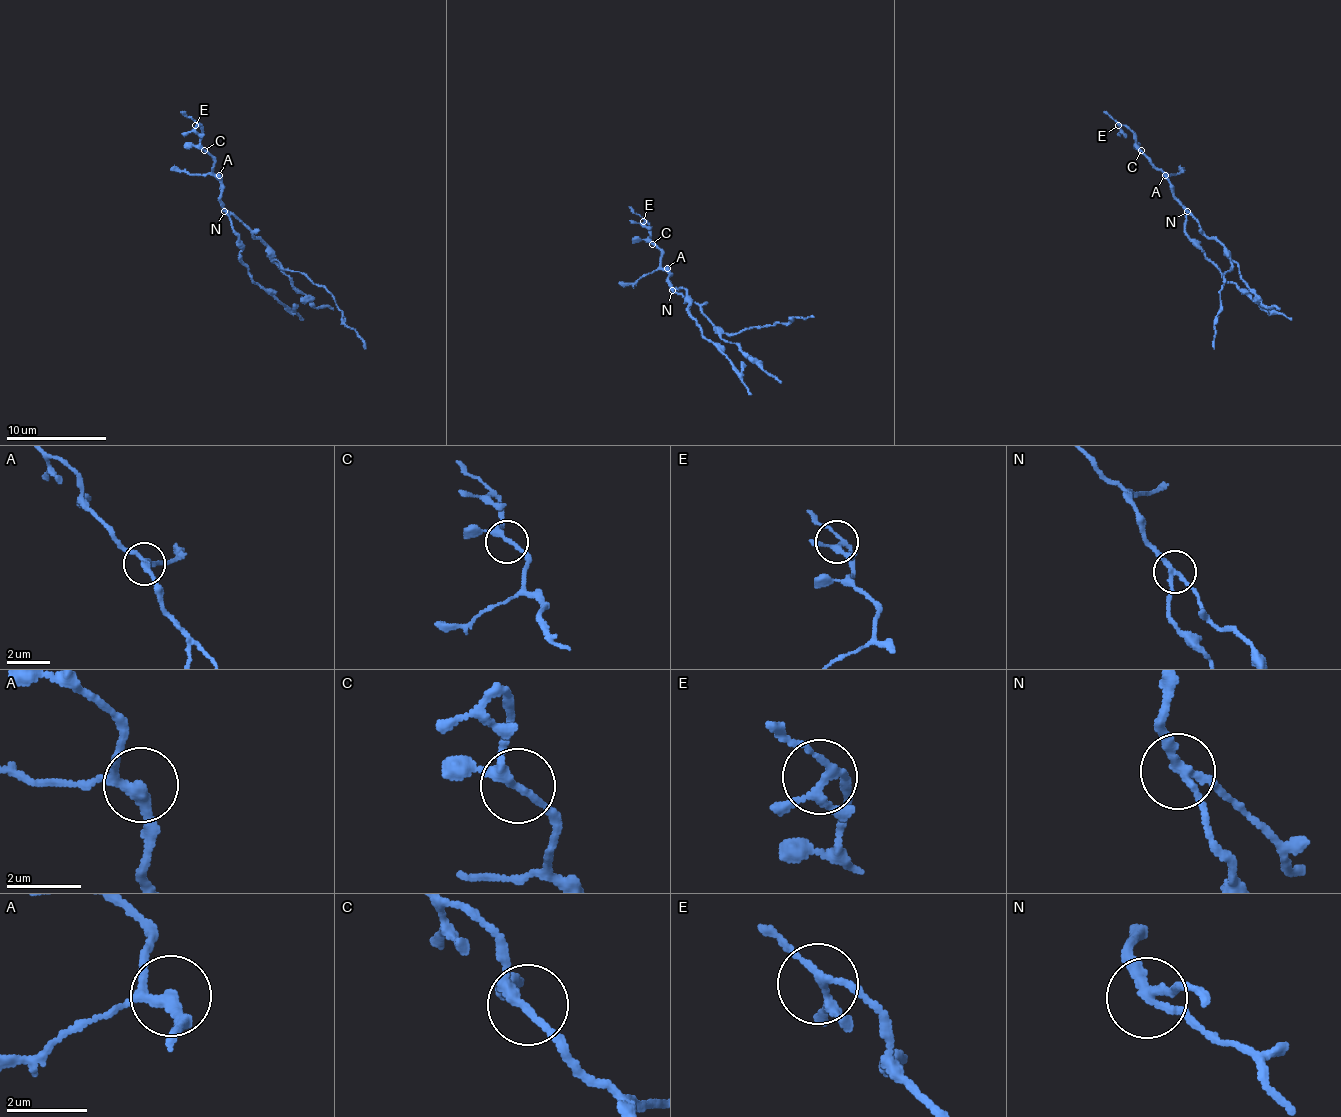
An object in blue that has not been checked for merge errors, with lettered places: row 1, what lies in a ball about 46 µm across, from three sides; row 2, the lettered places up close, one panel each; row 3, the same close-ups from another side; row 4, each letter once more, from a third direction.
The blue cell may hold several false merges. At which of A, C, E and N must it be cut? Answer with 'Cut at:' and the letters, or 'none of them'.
Cut at: N

